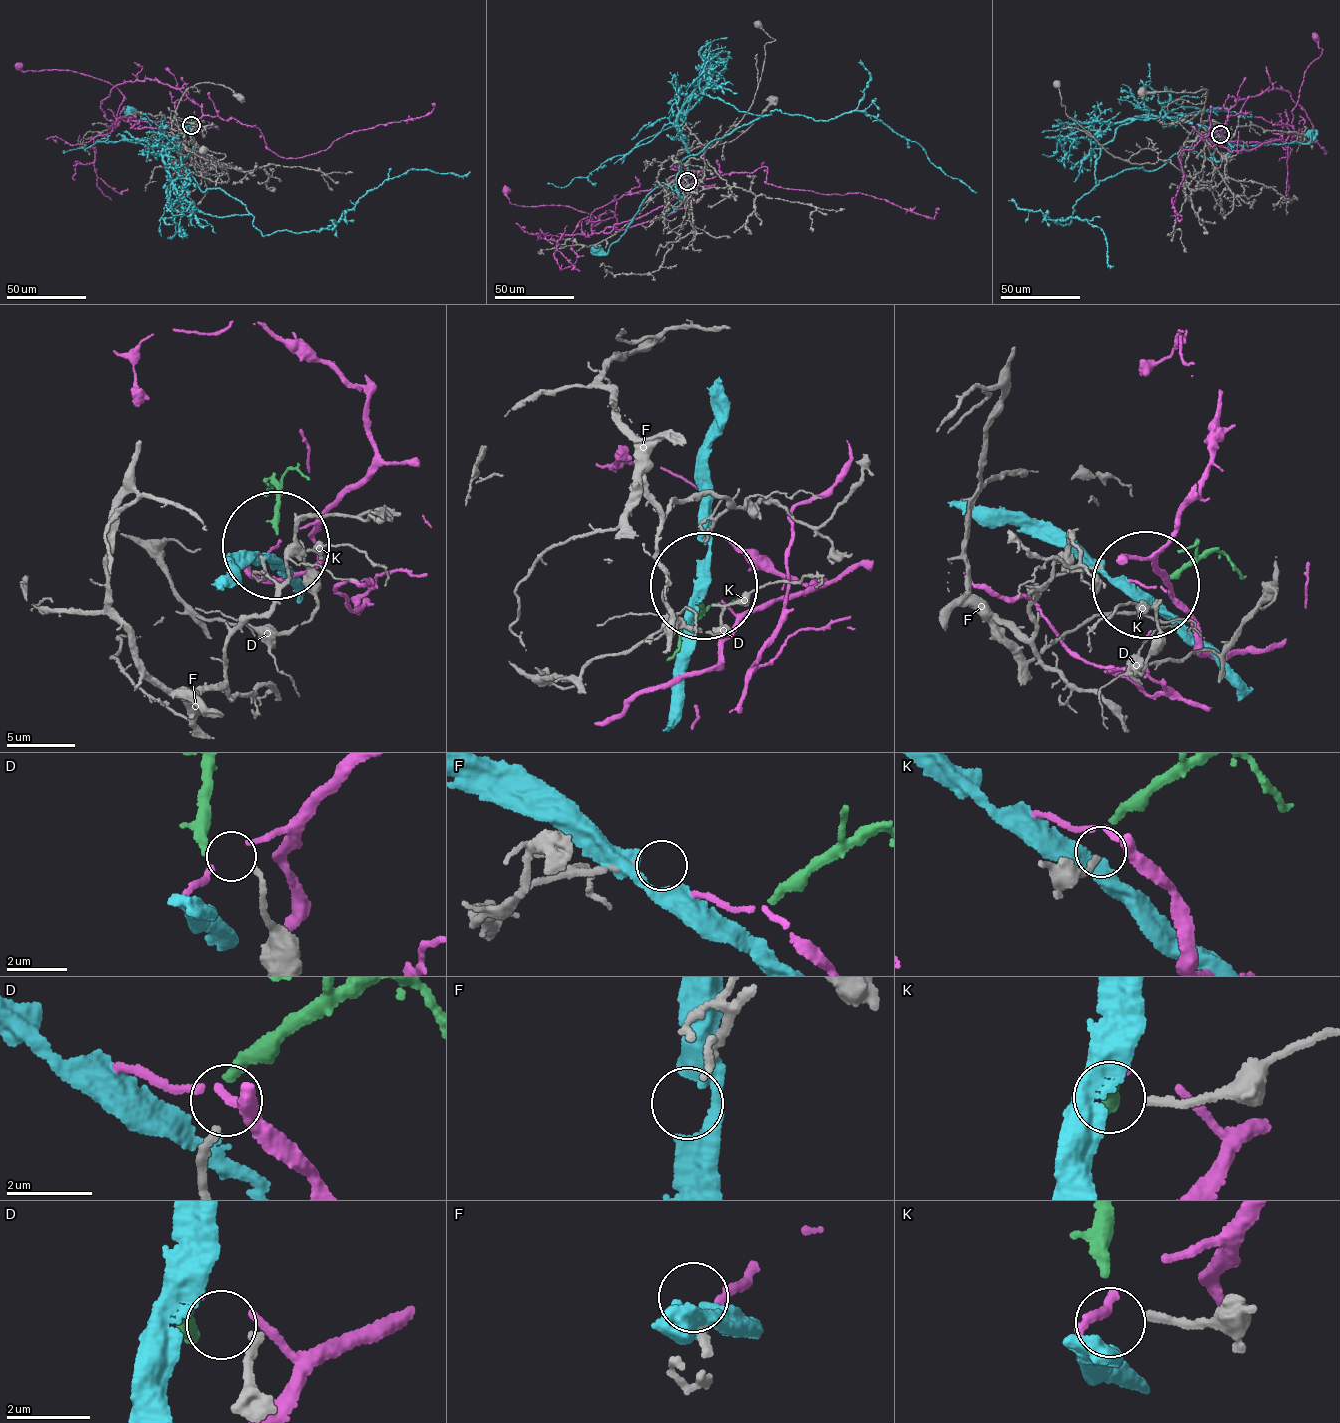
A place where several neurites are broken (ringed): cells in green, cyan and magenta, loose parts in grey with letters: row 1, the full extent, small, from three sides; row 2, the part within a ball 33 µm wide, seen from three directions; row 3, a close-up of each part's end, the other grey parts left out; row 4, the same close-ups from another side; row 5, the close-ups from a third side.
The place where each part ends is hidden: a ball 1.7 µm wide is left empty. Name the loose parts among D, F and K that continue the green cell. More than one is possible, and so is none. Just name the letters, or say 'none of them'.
none of them

